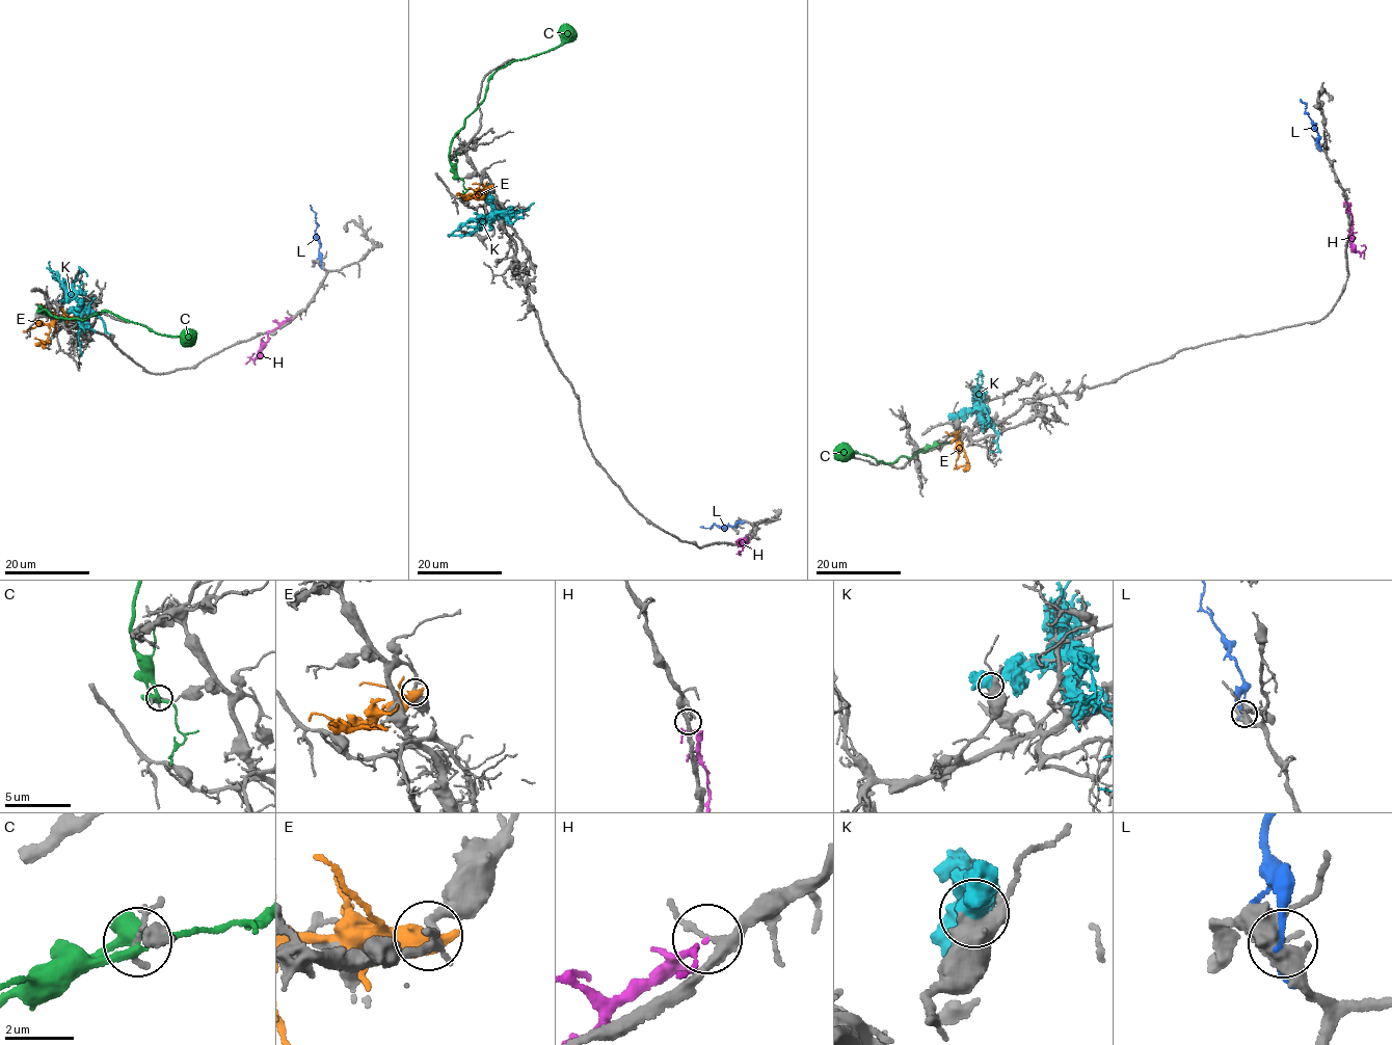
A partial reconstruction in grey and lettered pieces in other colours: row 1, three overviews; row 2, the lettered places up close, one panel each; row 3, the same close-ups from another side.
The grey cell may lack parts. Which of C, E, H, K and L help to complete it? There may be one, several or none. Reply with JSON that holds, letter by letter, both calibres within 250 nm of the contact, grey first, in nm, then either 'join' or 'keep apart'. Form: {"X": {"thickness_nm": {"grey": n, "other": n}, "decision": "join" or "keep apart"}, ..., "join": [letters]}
{"C": {"thickness_nm": {"grey": 90, "other": 360}, "decision": "keep apart"}, "E": {"thickness_nm": {"grey": 200, "other": 650}, "decision": "keep apart"}, "H": {"thickness_nm": {"grey": 240, "other": 100}, "decision": "keep apart"}, "K": {"thickness_nm": {"grey": 420, "other": 800}, "decision": "keep apart"}, "L": {"thickness_nm": {"grey": 440, "other": 200}, "decision": "keep apart"}, "join": []}

